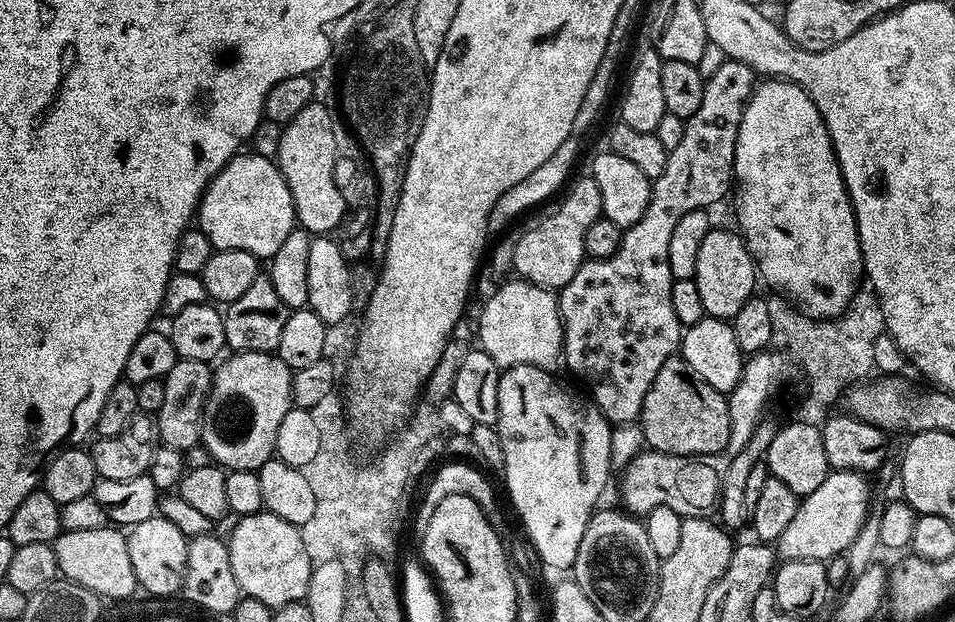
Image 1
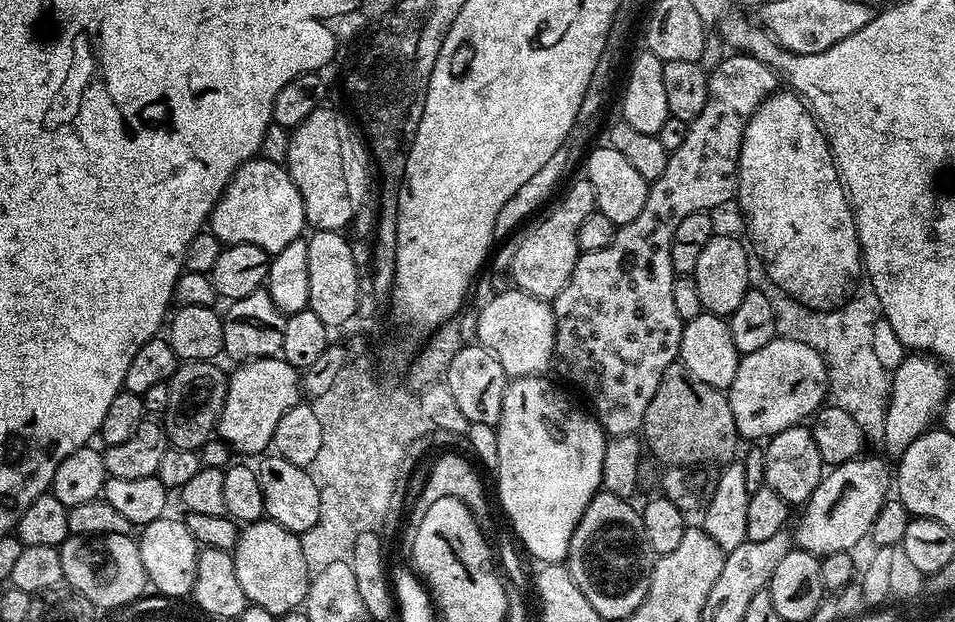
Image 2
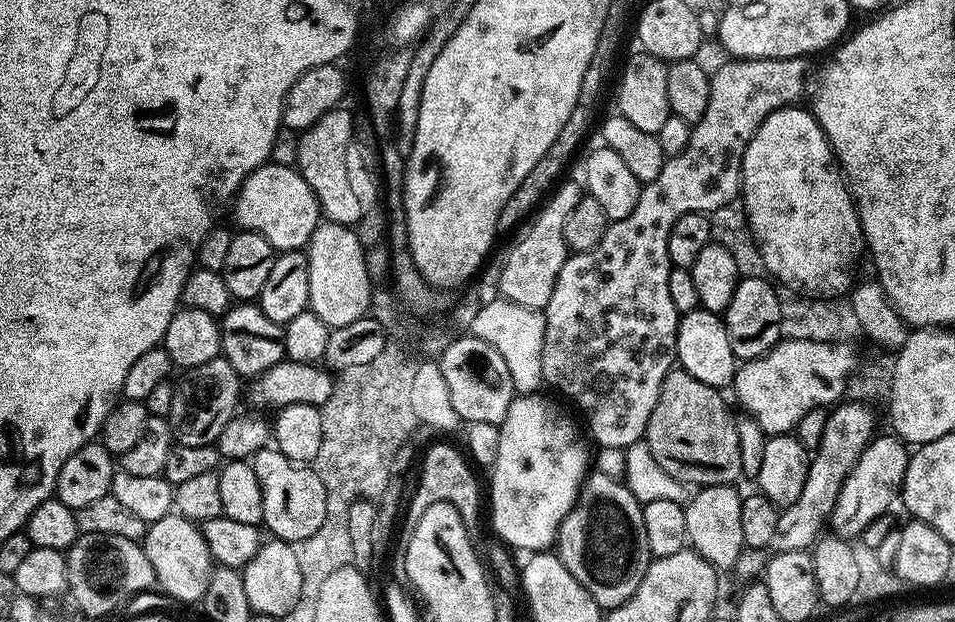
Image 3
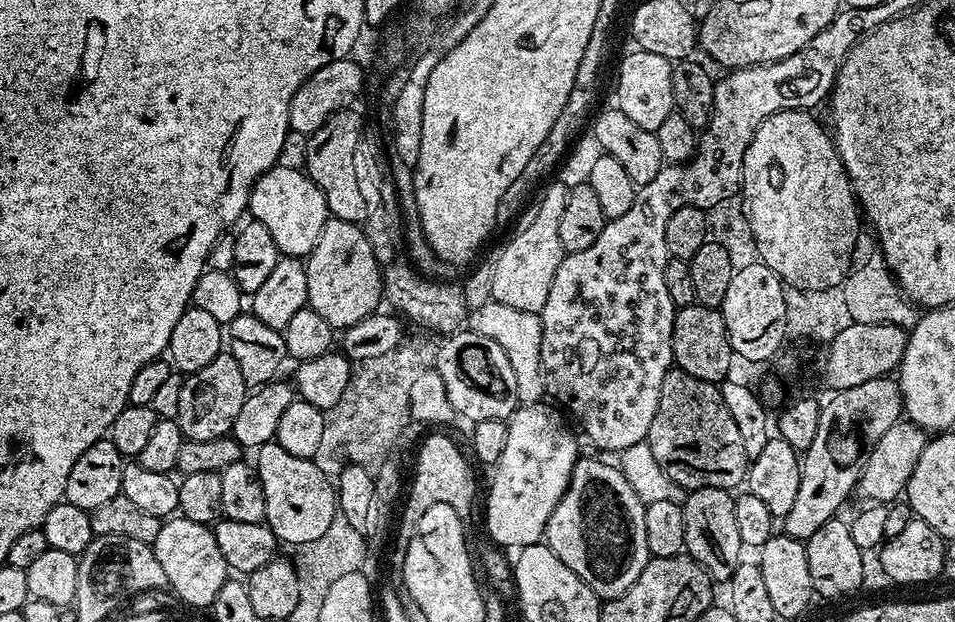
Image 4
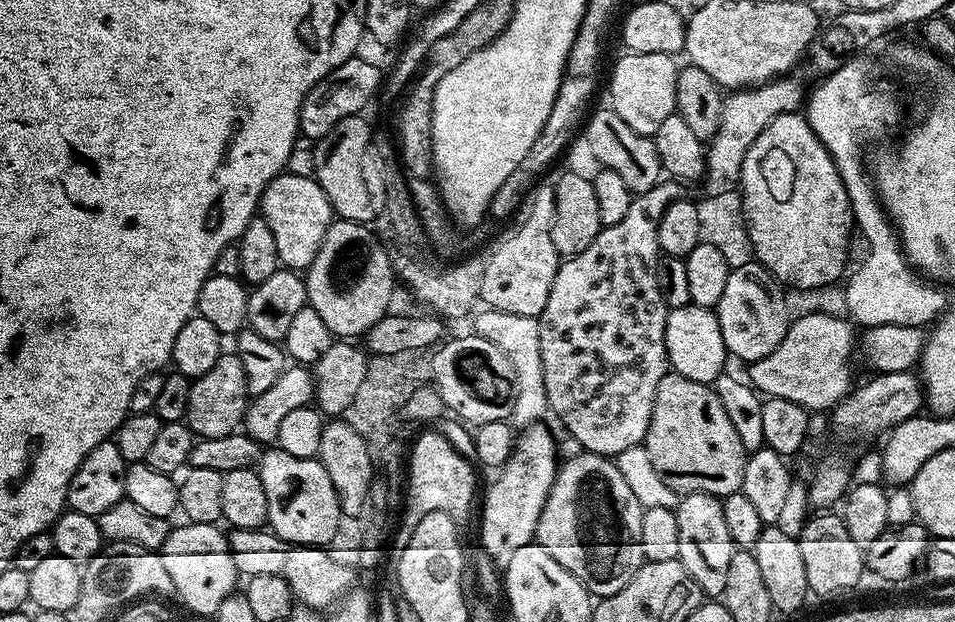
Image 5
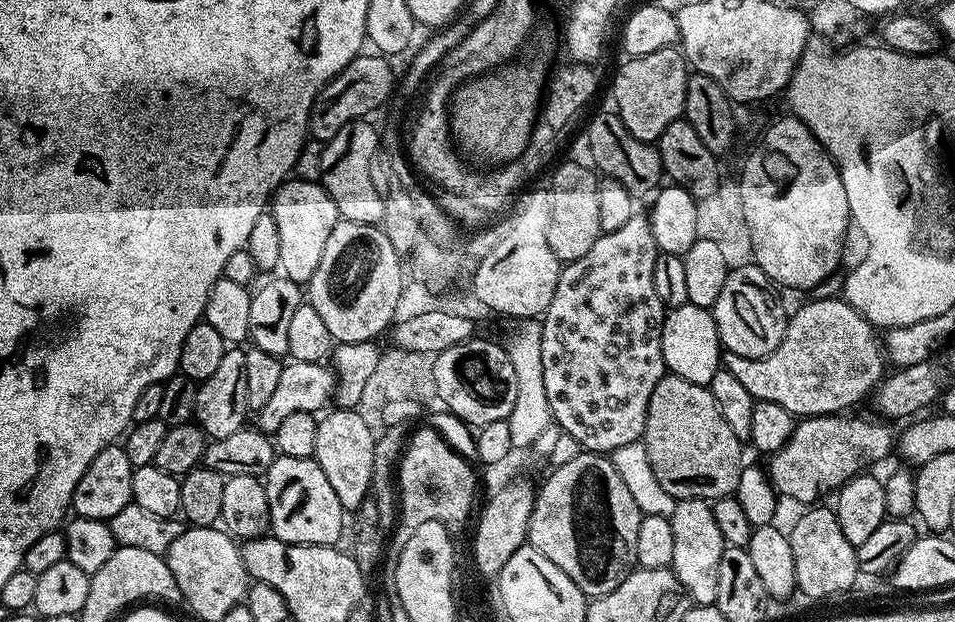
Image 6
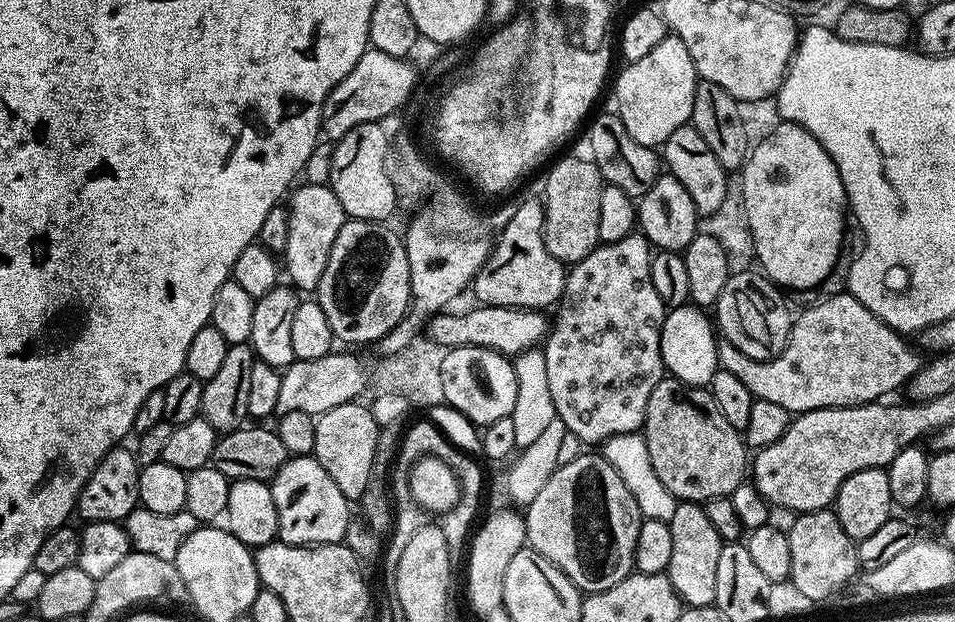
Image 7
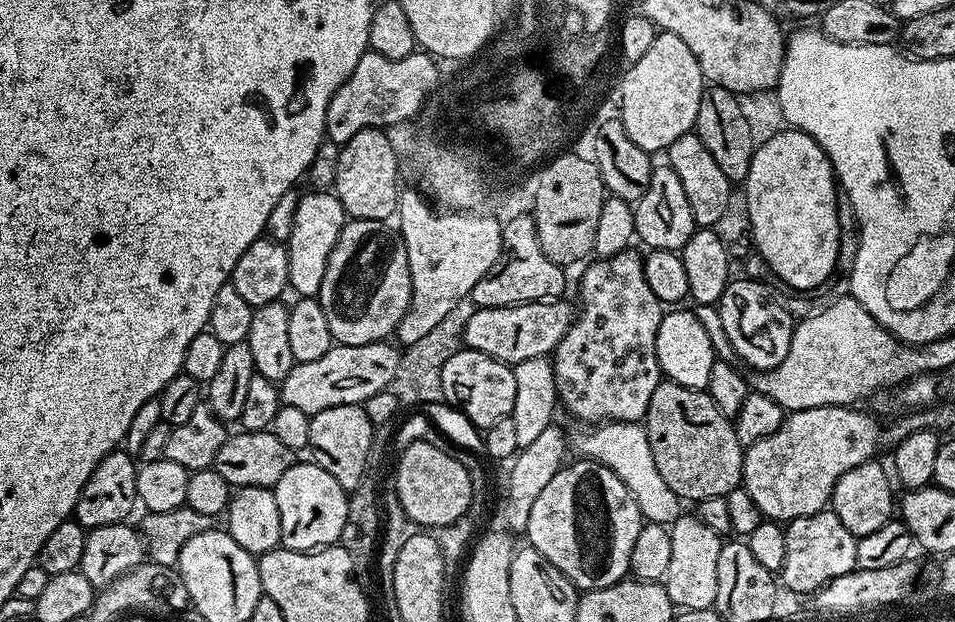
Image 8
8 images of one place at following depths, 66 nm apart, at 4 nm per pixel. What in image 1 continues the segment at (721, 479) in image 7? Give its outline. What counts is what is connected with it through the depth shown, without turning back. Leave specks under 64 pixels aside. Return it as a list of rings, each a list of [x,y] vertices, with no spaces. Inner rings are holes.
[[[675,355],[665,362],[662,370],[658,370],[658,375],[654,378],[650,390],[646,390],[646,398],[642,402],[638,423],[644,432],[645,445],[653,452],[712,458],[715,452],[723,453],[728,447],[732,429],[730,400],[725,393],[714,390],[714,386],[710,386],[710,382],[698,378],[698,374],[694,374],[690,365],[679,355]]]

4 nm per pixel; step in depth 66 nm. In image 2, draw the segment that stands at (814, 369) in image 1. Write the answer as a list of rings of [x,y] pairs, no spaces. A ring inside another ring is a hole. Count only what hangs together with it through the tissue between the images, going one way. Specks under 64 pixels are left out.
[[[752,250],[747,256],[748,285],[760,292],[774,306],[777,335],[805,342],[824,356],[828,366],[828,402],[831,407],[846,411],[864,432],[865,439],[883,443],[886,432],[885,410],[891,391],[890,370],[882,366],[874,351],[874,326],[881,313],[881,303],[871,285],[861,285],[842,307],[819,311],[786,294],[769,276],[765,263]]]

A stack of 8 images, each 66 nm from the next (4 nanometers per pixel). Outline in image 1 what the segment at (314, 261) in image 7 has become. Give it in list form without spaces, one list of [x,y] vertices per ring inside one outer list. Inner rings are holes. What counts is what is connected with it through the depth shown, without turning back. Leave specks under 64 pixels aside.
[[[255,154],[244,155],[233,156],[232,161],[208,184],[198,205],[198,227],[204,231],[206,238],[210,238],[213,249],[246,250],[261,258],[271,258],[278,254],[286,234],[290,234],[293,228],[297,227],[294,198],[275,160]]]

